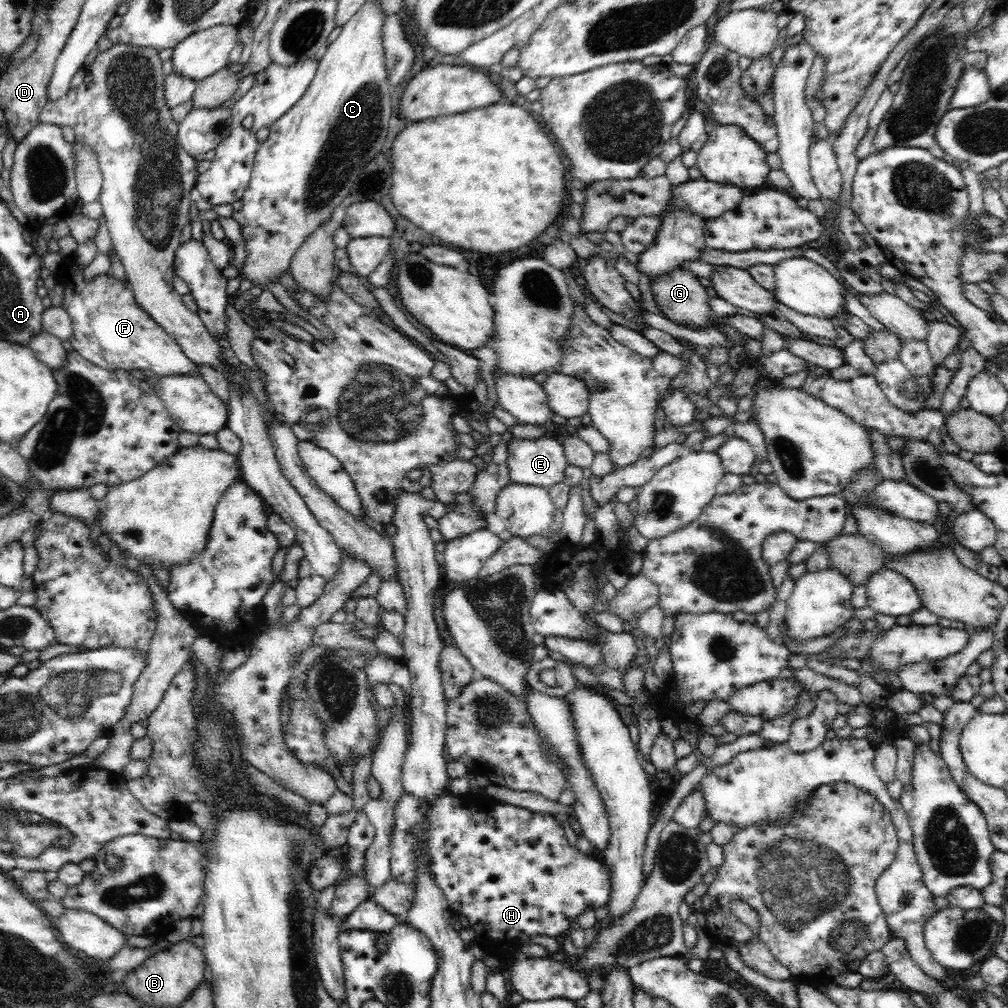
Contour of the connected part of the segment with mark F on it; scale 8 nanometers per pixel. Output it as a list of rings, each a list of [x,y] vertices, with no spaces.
[[[73,258],[66,262],[64,266],[67,269],[67,273],[64,274],[64,276],[68,276],[68,282],[72,282],[72,286],[70,286],[70,288],[72,288],[72,294],[70,294],[70,290],[66,290],[68,294],[66,294],[66,296],[62,296],[61,304],[61,307],[68,313],[70,322],[72,323],[72,334],[67,339],[70,341],[72,348],[78,351],[86,360],[93,362],[100,368],[106,368],[108,370],[141,370],[154,376],[168,376],[168,374],[196,374],[196,372],[198,372],[196,363],[192,362],[186,355],[184,355],[184,352],[182,352],[178,343],[172,337],[168,336],[168,333],[159,324],[156,324],[156,321],[152,320],[152,317],[143,308],[140,308],[140,305],[134,298],[131,285],[126,278],[124,278],[124,280],[120,280],[119,278],[115,278],[110,273],[106,272],[98,274],[98,276],[94,276],[94,278],[91,278],[90,280],[85,279],[84,269],[86,268],[86,264],[80,264]]]

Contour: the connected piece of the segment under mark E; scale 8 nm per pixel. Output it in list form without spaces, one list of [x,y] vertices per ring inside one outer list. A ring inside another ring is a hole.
[[[549,434],[540,436],[536,440],[531,438],[515,437],[506,442],[507,468],[512,483],[535,485],[546,489],[558,484],[564,479],[564,470],[567,468],[565,454],[560,441]]]

